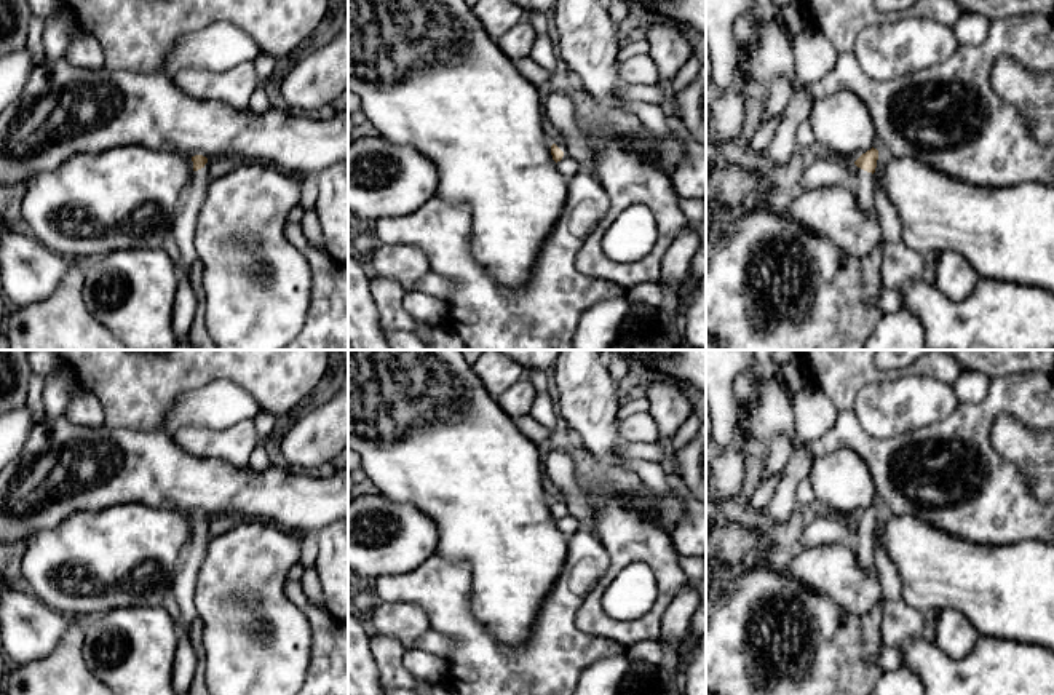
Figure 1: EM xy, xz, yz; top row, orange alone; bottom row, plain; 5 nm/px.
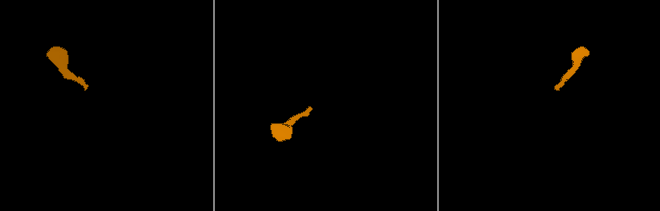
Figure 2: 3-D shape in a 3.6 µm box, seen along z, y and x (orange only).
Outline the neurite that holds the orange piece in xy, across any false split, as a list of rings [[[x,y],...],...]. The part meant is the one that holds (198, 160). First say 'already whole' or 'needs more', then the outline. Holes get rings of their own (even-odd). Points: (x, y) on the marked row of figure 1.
needs more; [[[203,155],[192,157],[193,161],[193,177],[185,190],[180,205],[177,208],[177,214],[174,217],[174,224],[171,228],[171,235],[174,236],[179,249],[180,249],[180,264],[177,267],[179,276],[187,276],[192,264],[198,259],[196,249],[193,244],[193,232],[196,227],[196,217],[200,208],[206,198],[208,187],[211,184],[211,177],[204,171],[204,165],[208,158]]]

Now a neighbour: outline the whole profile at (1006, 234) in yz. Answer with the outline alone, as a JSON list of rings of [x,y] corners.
[[[888,158],[882,187],[902,224],[902,241],[921,256],[945,249],[963,254],[981,278],[1040,286],[1054,292],[1054,185],[1024,182],[1014,187],[979,187],[953,179],[913,158]]]

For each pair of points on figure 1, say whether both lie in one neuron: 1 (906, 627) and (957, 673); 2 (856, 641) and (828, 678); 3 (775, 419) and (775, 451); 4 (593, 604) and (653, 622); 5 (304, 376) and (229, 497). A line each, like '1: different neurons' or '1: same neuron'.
1: different neurons
2: same neuron
3: different neurons
4: same neuron
5: different neurons

